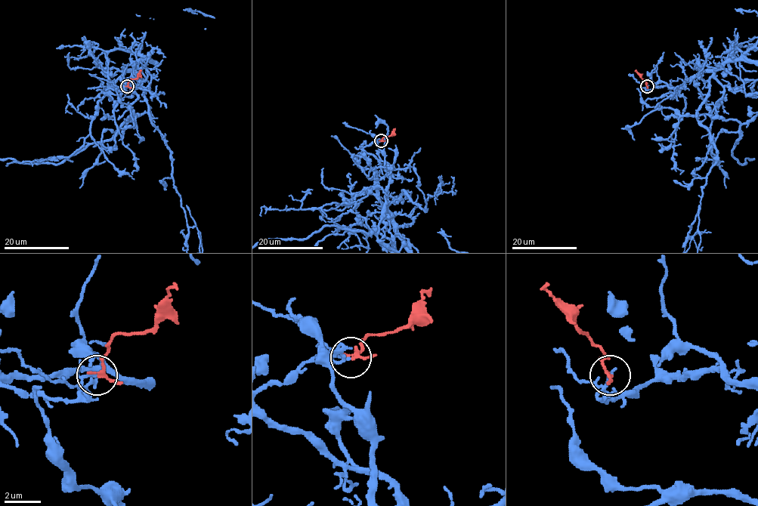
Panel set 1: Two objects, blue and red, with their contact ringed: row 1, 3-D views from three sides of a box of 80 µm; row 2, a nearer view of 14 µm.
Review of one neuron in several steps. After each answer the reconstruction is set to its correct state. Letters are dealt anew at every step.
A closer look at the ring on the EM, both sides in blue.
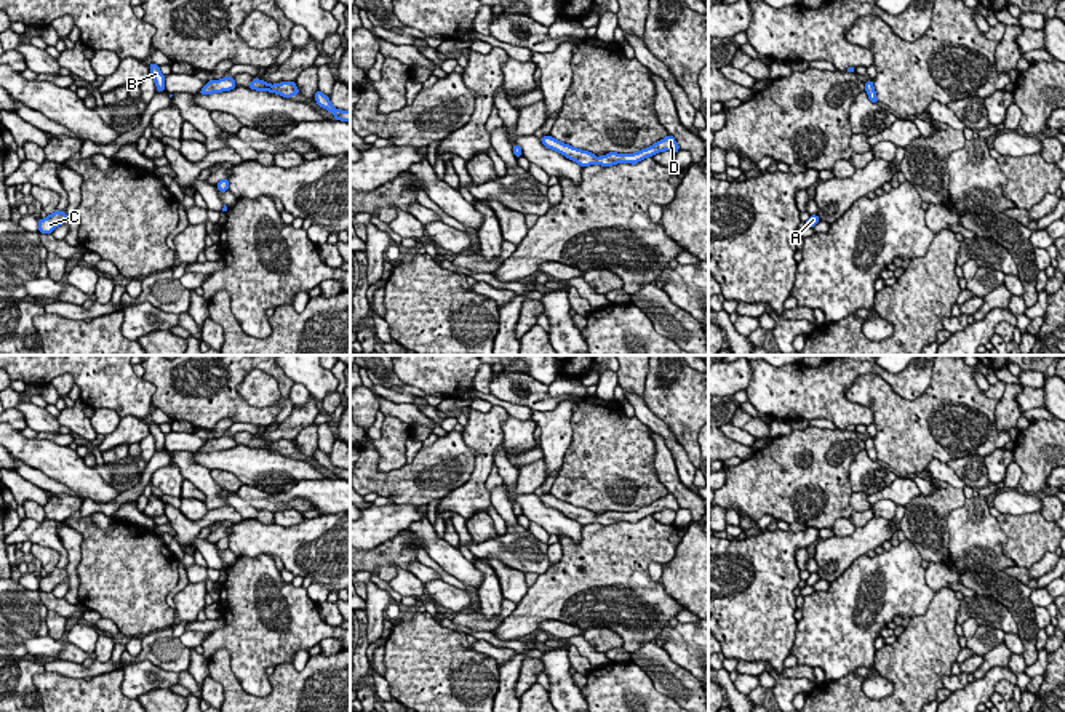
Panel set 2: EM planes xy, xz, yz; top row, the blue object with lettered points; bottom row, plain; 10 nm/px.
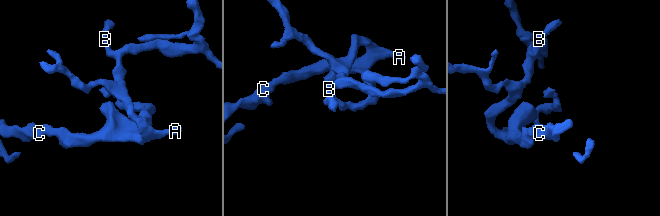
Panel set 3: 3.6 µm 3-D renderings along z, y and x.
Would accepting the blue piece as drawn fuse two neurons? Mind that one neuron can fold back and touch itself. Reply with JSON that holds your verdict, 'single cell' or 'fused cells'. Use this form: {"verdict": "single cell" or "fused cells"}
{"verdict": "single cell"}

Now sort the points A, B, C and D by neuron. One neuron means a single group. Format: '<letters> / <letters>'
A B C D

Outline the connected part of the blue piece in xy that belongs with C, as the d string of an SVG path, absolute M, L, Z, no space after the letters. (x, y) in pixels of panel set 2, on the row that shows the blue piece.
M56 210L53 214L48 214L45 219L38 219L38 232L53 234L53 230L67 222L67 213Z

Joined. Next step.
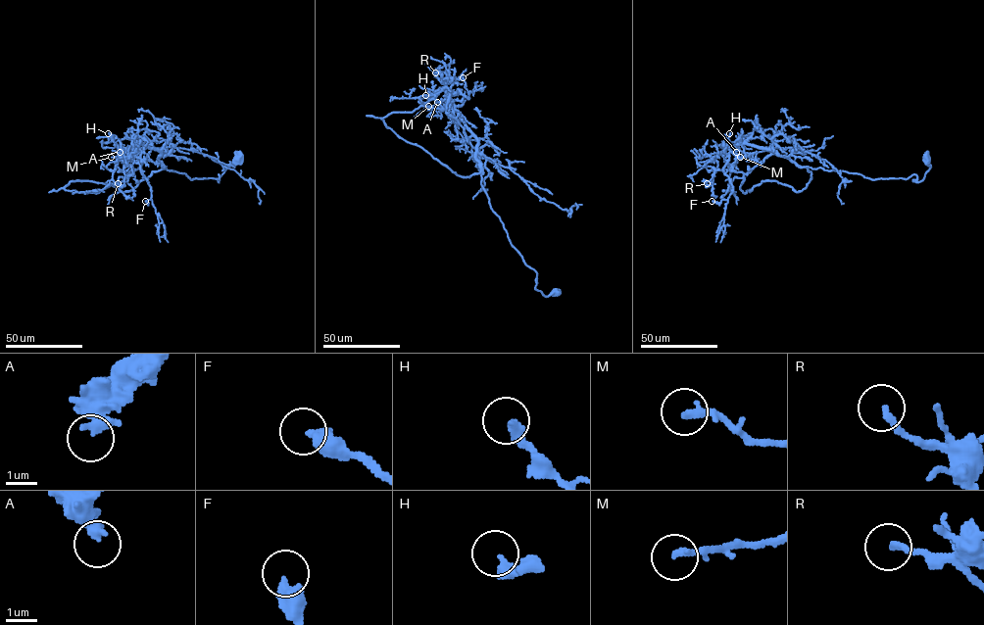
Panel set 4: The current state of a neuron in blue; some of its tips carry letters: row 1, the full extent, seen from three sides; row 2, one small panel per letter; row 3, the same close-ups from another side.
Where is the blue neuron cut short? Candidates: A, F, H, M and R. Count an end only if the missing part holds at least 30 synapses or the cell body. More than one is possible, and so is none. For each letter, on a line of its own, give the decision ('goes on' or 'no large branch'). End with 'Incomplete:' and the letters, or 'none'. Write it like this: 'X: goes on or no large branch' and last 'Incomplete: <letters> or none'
A: no large branch
F: no large branch
H: no large branch
M: no large branch
R: no large branch
Incomplete: none

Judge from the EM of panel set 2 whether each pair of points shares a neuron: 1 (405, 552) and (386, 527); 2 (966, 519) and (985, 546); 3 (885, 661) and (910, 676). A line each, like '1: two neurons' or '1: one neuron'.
1: two neurons
2: one neuron
3: one neuron

